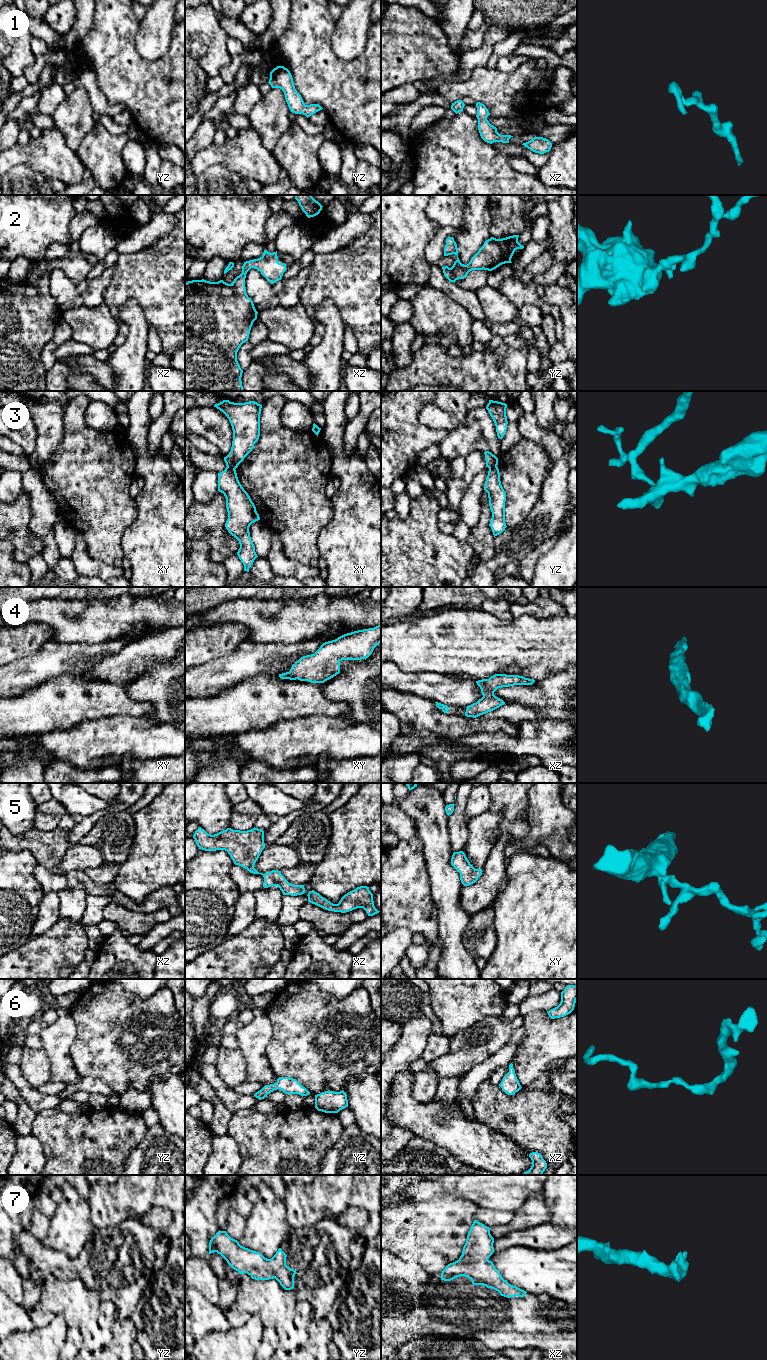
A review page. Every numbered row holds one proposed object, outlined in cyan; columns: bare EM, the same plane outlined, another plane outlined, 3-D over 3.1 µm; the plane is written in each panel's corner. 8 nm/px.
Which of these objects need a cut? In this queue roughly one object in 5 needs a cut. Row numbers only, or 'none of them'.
3

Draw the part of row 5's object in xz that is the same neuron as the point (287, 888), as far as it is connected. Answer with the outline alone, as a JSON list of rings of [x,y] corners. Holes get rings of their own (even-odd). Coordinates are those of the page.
[[[199,827],[193,838],[199,849],[205,851],[225,850],[235,865],[247,869],[250,873],[261,874],[264,877],[263,887],[278,886],[283,895],[297,896],[305,893],[304,885],[293,885],[281,874],[281,871],[272,870],[268,873],[259,873],[254,865],[262,850],[265,848],[264,831],[253,828],[247,831],[227,828],[217,834],[208,834]]]

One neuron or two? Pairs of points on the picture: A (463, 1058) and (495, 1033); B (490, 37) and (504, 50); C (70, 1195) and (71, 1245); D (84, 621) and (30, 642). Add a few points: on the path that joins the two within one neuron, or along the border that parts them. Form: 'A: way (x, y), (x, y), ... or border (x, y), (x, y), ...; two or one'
A: way (472, 1049), (486, 1045), (489, 1042); one
B: border (511, 33), (494, 45), (493, 51), (485, 64); two
C: way (71, 1207), (71, 1233); one
D: border (32, 622), (46, 623), (51, 629), (50, 639); two

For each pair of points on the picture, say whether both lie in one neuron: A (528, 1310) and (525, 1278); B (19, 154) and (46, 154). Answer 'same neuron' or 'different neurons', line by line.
A: different neurons
B: same neuron

